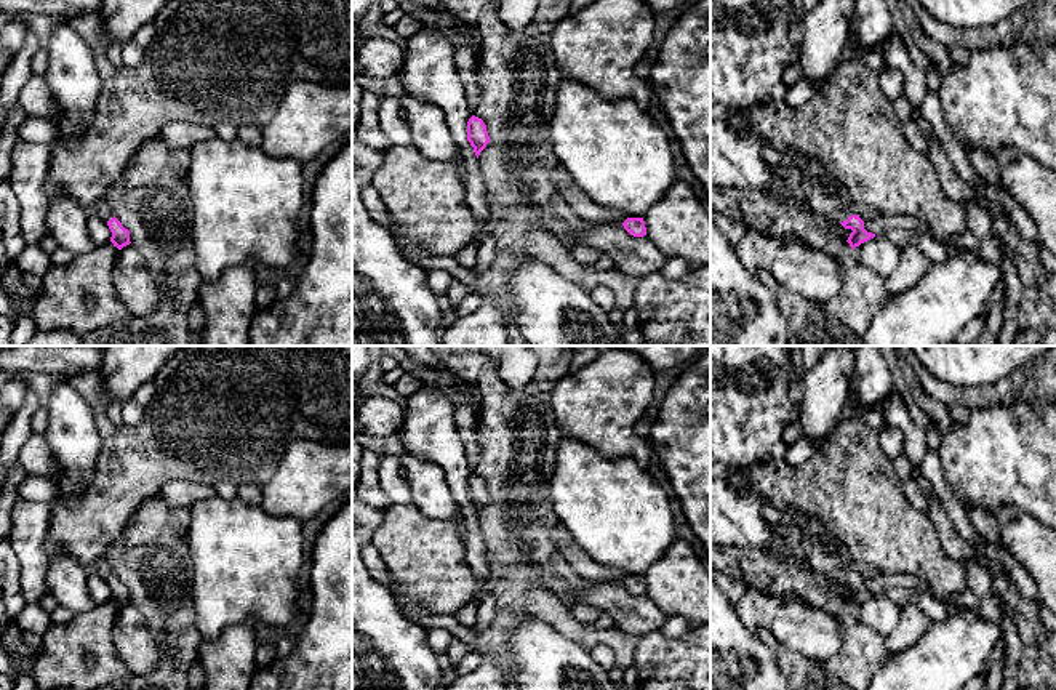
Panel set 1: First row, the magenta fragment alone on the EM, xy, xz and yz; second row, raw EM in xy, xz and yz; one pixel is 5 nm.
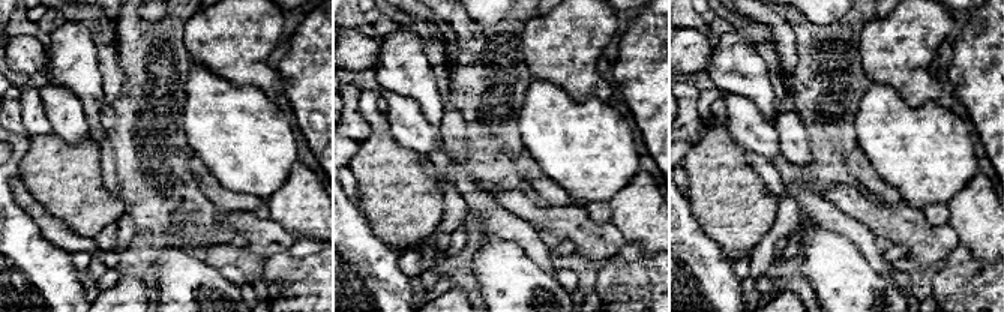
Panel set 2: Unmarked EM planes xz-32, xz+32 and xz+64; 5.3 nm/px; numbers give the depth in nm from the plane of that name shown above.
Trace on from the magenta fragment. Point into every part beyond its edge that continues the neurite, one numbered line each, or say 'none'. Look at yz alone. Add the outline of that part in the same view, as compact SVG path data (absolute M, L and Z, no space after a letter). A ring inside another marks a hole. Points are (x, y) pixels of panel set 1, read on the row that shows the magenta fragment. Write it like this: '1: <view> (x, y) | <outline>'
1: yz (824, 200) | M766 144L760 147L760 155L768 166L786 165L800 178L808 203L814 211L826 213L835 223L843 223L853 215L838 189L826 189L816 178L808 176L786 150L776 150Z

